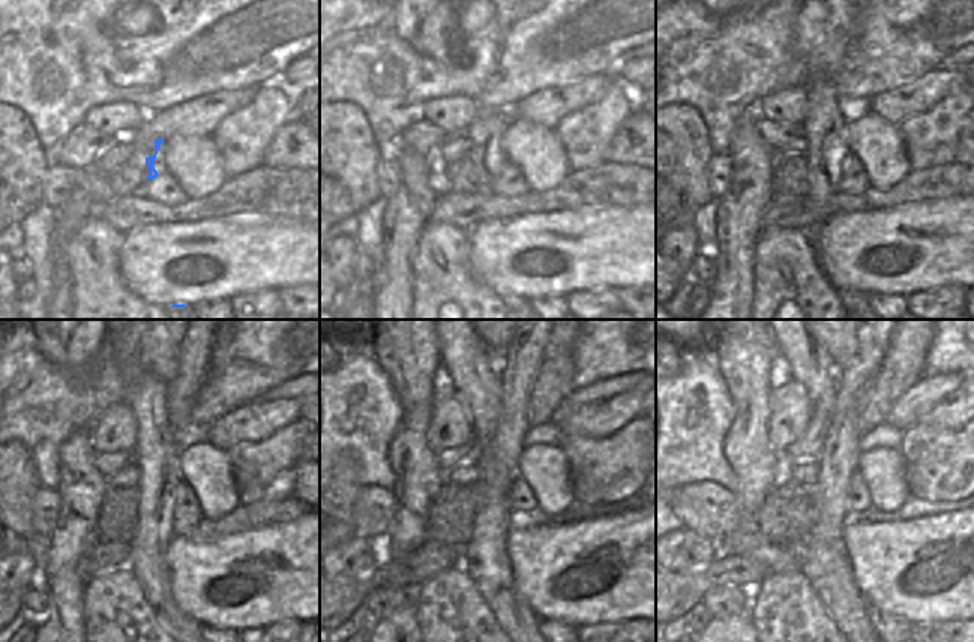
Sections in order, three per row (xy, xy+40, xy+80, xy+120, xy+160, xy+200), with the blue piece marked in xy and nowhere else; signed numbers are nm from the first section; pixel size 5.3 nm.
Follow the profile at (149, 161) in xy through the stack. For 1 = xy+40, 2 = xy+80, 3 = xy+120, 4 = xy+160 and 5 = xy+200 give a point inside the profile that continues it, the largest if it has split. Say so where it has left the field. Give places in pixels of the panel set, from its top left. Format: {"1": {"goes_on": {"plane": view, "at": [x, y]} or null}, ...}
{"1": {"goes_on": {"plane": "xy+40", "at": [485, 177]}}, "2": {"goes_on": {"plane": "xy+80", "at": [818, 179]}}, "3": {"goes_on": {"plane": "xy+120", "at": [147, 525]}}, "4": {"goes_on": {"plane": "xy+160", "at": [483, 527]}}, "5": {"goes_on": {"plane": "xy+200", "at": [857, 372]}}}

